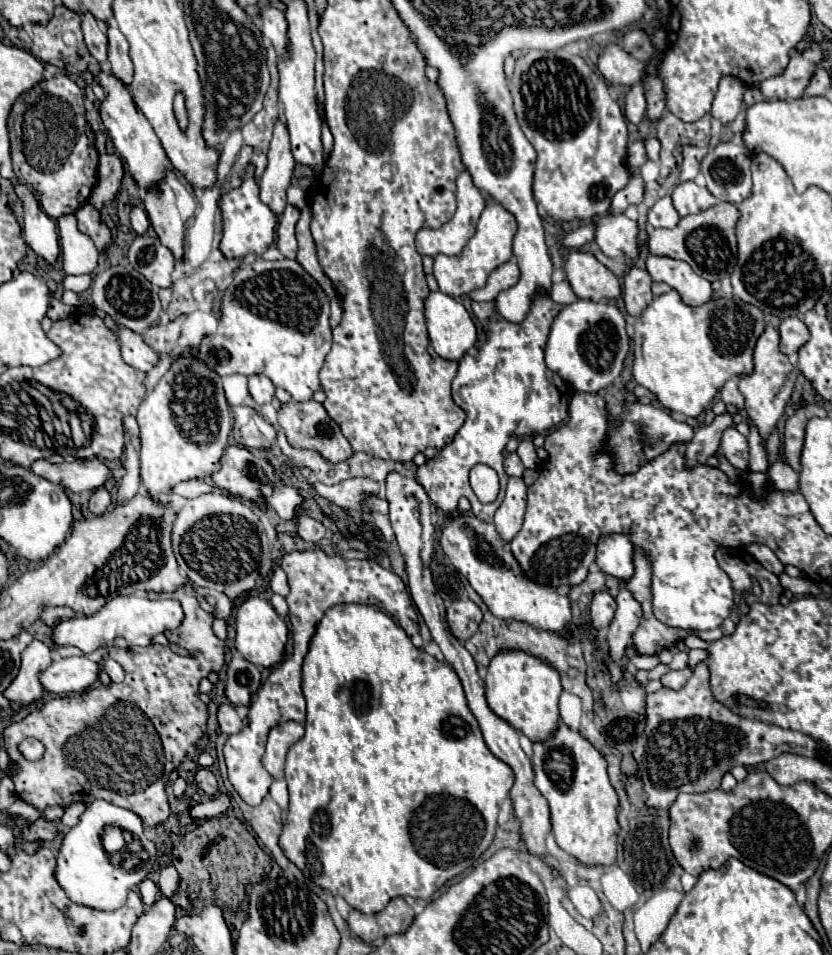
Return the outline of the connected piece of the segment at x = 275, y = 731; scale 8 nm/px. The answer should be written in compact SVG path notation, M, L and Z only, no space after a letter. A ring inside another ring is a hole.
M283 722L275 728L271 728L269 732L269 740L267 740L267 752L263 758L263 764L267 768L267 772L273 778L283 778L283 762L285 762L285 754L287 750L303 738L303 724L299 722Z

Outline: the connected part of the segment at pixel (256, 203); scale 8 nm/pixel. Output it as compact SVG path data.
M251 168L243 176L243 186L239 190L231 190L229 194L223 196L221 210L223 210L223 224L225 224L225 232L223 232L223 240L221 240L221 252L227 258L245 258L249 252L261 254L263 250L269 248L269 244L275 238L277 216L269 210L269 206L265 206L259 200L259 186L253 178Z

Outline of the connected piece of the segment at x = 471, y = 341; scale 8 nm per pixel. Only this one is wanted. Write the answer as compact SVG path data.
M439 290L425 300L425 322L433 350L445 360L461 360L477 342L477 328L465 306Z

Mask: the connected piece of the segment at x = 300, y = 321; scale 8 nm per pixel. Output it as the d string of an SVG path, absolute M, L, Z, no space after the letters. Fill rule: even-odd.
M257 260L253 264L243 264L223 292L221 298L221 318L217 332L207 334L199 346L189 346L181 356L199 356L211 370L219 376L229 374L265 374L277 388L287 390L293 400L305 402L319 390L319 370L325 356L331 350L331 326L329 326L329 300L325 298L321 286L301 268L297 260L265 262Z

